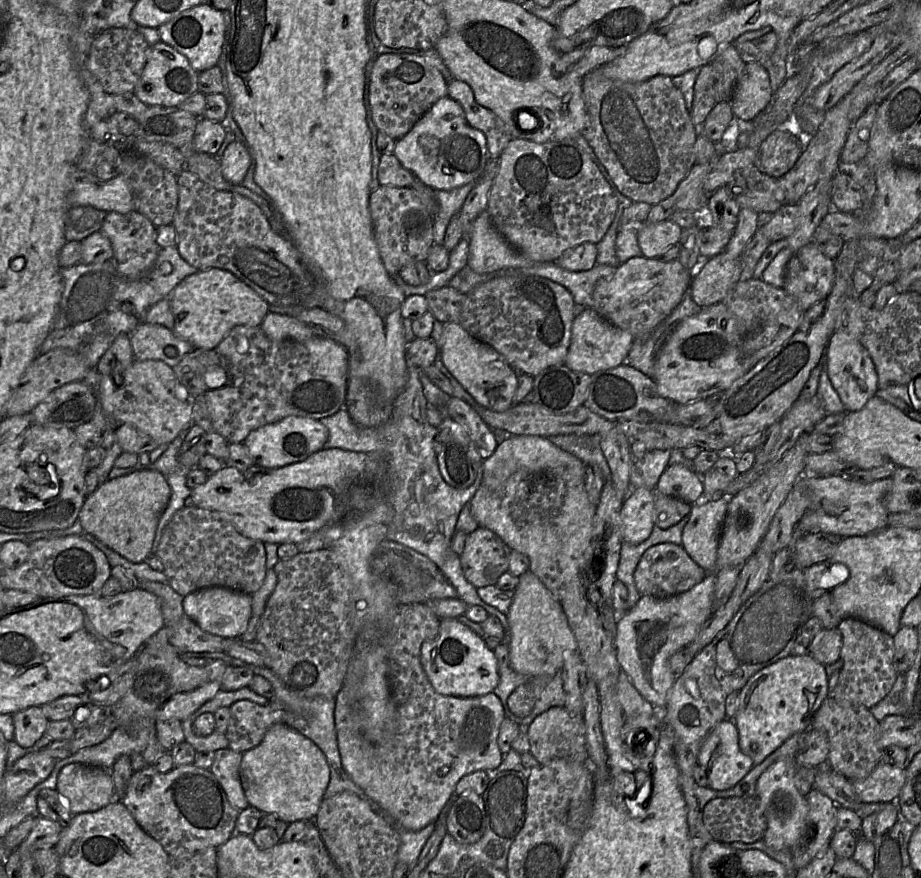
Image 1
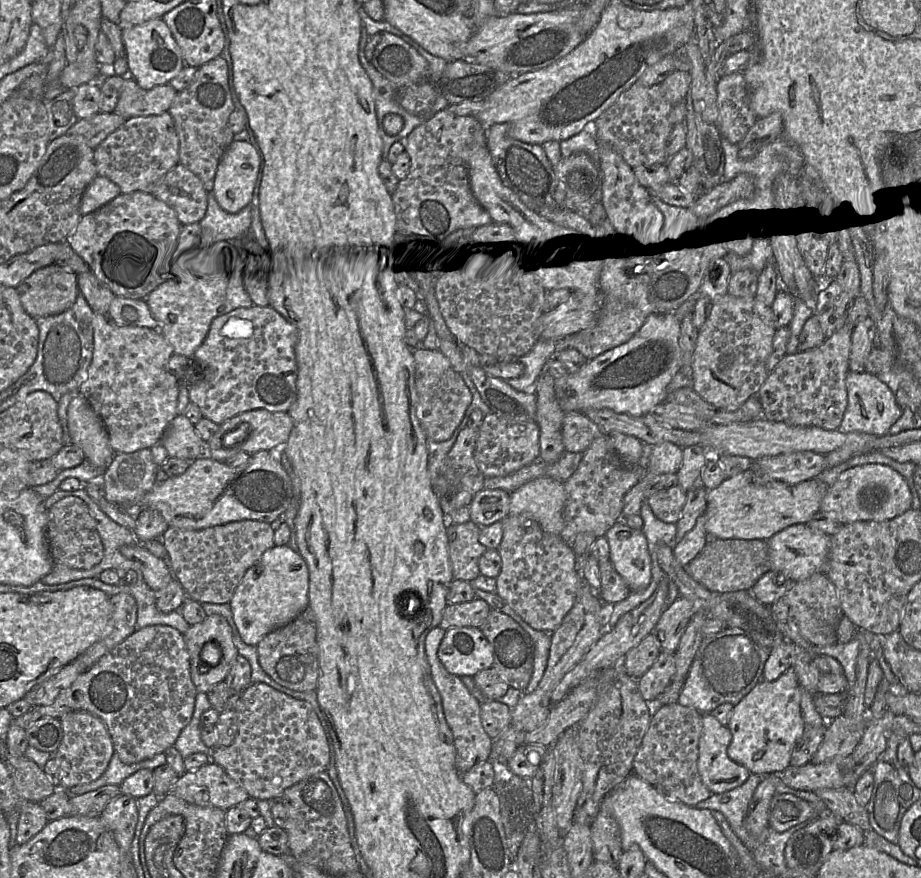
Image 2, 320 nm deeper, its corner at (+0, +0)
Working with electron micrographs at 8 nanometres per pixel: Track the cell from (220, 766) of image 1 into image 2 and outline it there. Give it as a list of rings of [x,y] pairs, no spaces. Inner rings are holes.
[[[265,683],[250,684],[237,701],[238,734],[227,747],[214,747],[211,761],[221,766],[230,778],[255,800],[279,800],[283,792],[299,781],[319,772],[327,772],[330,751],[325,730],[309,702],[287,696]]]

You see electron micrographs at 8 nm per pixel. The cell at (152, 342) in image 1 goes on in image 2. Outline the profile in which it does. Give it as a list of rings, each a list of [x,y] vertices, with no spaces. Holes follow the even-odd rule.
[[[119,297],[112,302],[109,314],[121,326],[159,329],[159,323],[150,310],[147,297]]]

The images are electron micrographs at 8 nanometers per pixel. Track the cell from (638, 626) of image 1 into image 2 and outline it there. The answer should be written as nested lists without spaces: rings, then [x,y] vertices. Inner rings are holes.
[[[711,713],[703,714],[699,740],[698,773],[712,794],[721,794],[744,784],[751,772],[728,756],[732,733]]]

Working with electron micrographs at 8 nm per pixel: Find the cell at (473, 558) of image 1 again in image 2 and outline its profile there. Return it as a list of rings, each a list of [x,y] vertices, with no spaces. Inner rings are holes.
[[[471,521],[451,524],[447,536],[454,579],[474,580],[480,575],[479,559],[487,549],[479,541],[480,527]]]

